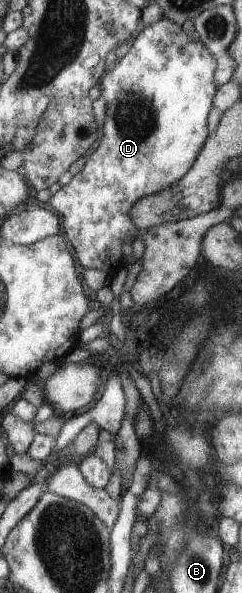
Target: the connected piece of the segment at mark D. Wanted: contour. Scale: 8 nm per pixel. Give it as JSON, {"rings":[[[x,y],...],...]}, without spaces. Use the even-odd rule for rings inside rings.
{"rings":[[[162,18],[153,25],[141,28],[128,48],[103,75],[99,89],[108,105],[103,137],[97,149],[88,155],[83,169],[47,201],[63,218],[67,242],[75,249],[79,264],[85,270],[99,269],[113,277],[123,266],[123,245],[136,239],[137,227],[131,221],[133,205],[141,197],[173,187],[183,175],[189,173],[209,136],[207,117],[211,111],[211,101],[217,96],[215,67],[217,61],[201,41],[193,41],[183,33],[181,25]]]}

